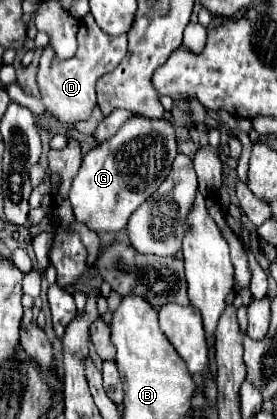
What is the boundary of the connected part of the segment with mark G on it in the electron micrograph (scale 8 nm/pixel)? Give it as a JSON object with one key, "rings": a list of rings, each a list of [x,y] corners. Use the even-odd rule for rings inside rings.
{"rings":[[[136,113],[120,127],[118,135],[98,143],[84,155],[82,167],[70,187],[70,203],[76,221],[96,233],[122,231],[130,215],[168,177],[176,155],[174,125],[166,119],[152,119]]]}

